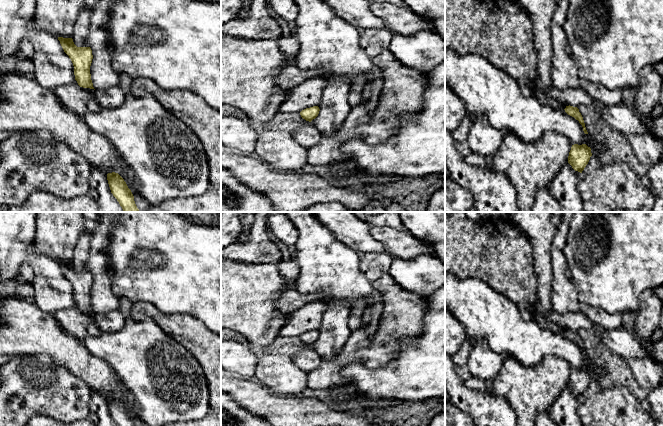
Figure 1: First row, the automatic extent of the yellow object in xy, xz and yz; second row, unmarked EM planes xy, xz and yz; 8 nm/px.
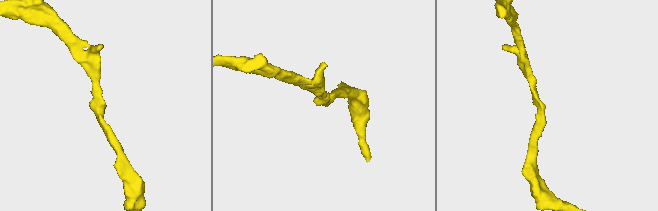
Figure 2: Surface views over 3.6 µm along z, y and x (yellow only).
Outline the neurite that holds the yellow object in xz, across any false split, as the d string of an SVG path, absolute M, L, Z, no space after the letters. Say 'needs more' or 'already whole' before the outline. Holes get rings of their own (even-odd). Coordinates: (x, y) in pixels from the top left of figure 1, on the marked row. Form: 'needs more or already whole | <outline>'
already whole | M313 106L313 107L302 110L300 112L300 115L306 121L311 122L313 119L315 119L318 116L319 111L320 111L320 109L318 106Z

